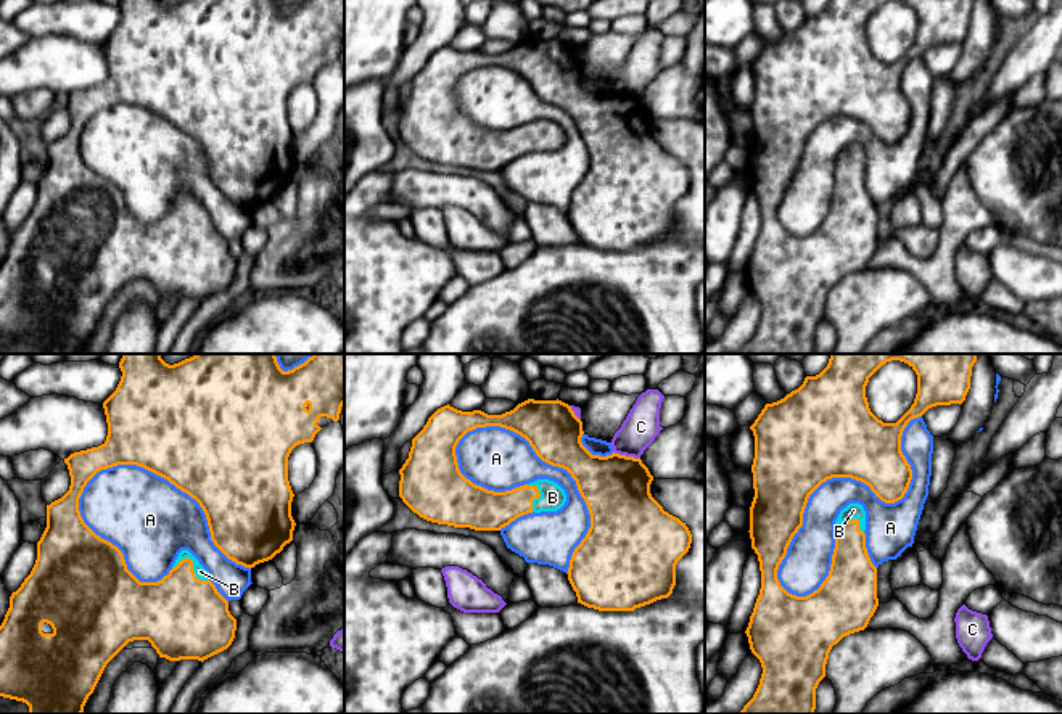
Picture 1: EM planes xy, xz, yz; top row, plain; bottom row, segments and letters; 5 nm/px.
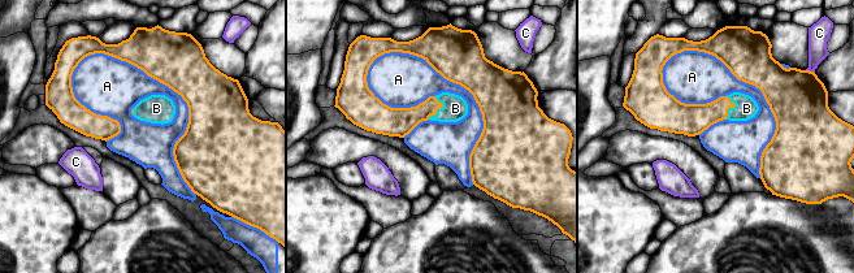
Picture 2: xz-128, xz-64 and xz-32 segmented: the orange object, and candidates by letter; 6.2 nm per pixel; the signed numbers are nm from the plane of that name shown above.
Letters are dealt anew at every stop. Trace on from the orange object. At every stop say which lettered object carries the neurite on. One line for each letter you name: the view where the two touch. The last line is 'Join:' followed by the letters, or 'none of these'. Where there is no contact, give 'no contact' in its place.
B: meets orange in xy
Join: B

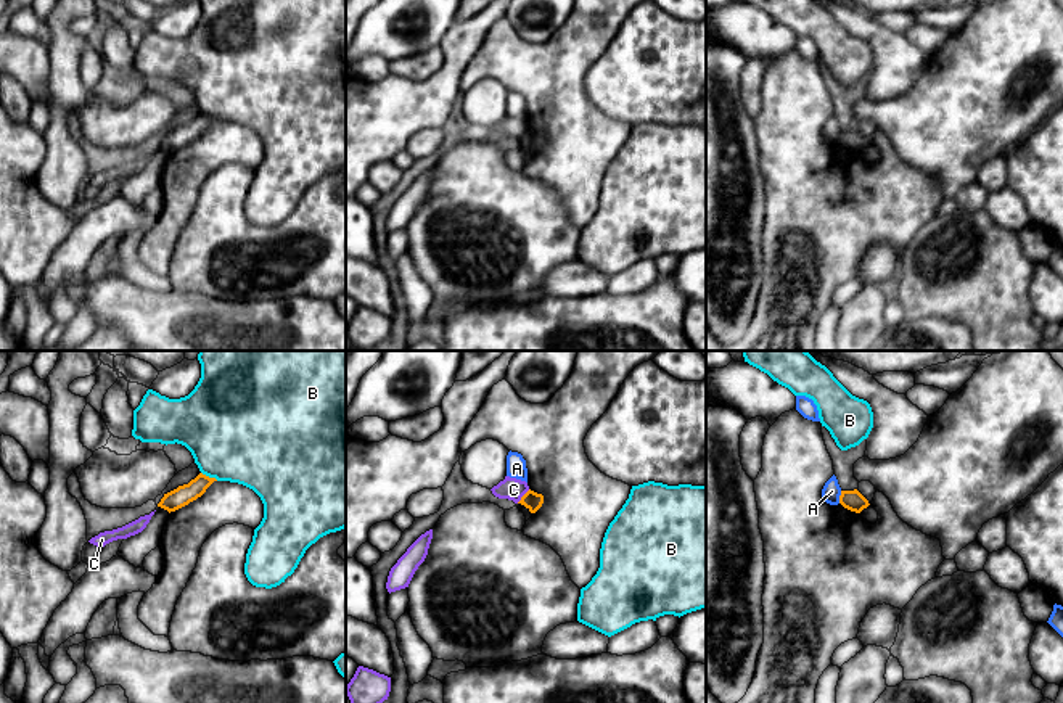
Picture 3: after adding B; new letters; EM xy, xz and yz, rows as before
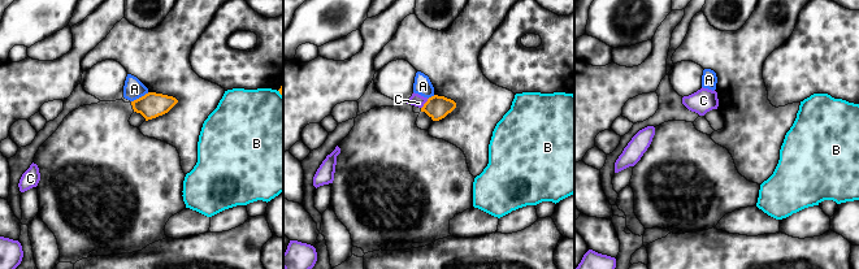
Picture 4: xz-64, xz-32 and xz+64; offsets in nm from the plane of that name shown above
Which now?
Join: none of these

